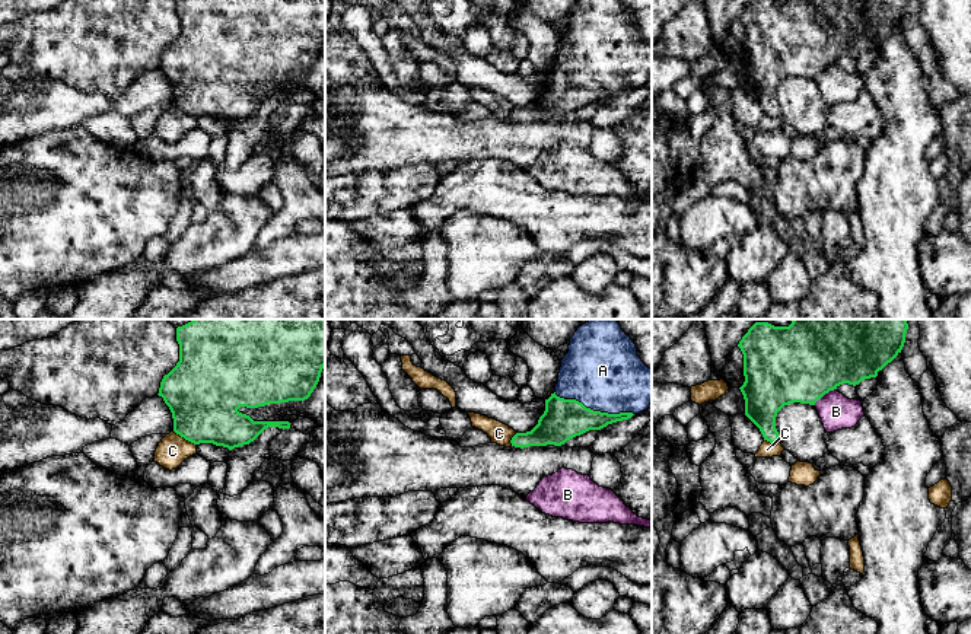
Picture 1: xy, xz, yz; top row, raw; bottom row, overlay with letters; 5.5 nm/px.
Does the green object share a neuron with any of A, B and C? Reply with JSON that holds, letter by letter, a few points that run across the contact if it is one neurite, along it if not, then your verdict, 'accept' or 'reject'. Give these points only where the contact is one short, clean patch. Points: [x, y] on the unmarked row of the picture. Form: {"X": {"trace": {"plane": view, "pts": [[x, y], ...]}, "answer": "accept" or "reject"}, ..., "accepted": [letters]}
{"A": {"answer": "accept"}, "B": {"answer": "reject"}, "C": {"answer": "reject"}, "accepted": ["A"]}

